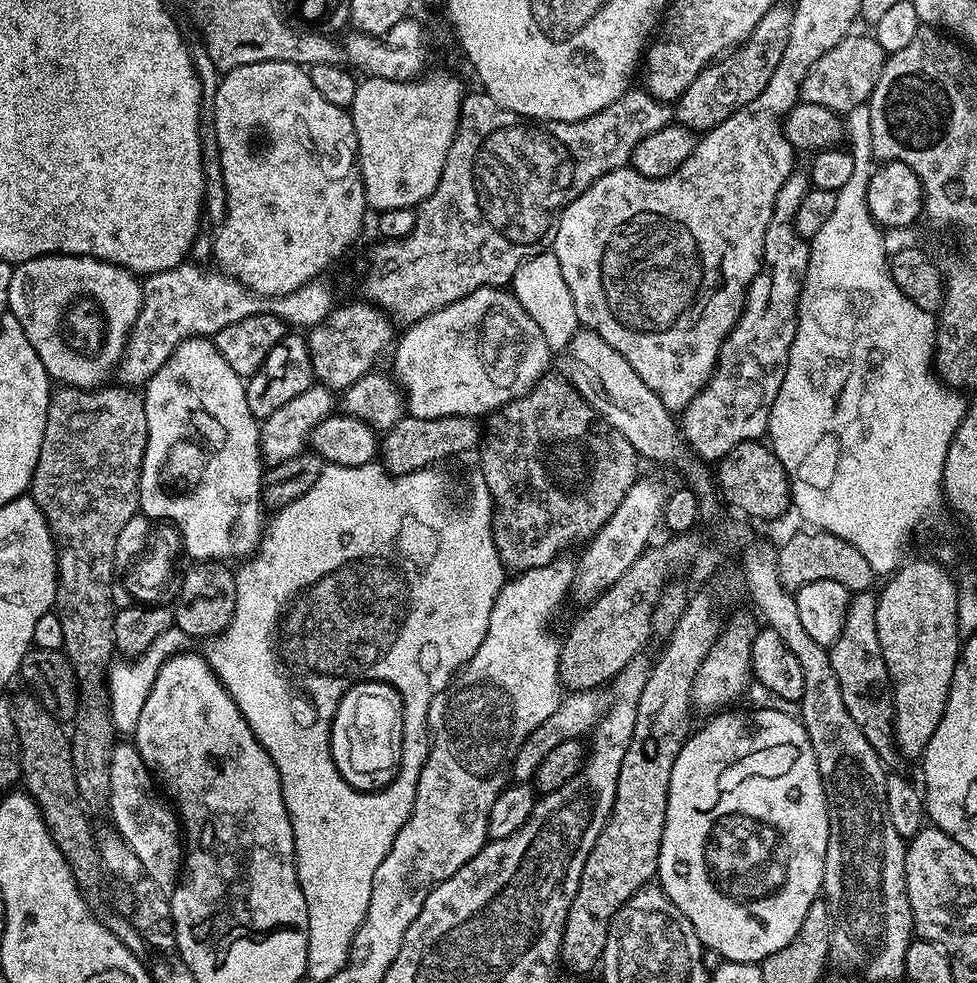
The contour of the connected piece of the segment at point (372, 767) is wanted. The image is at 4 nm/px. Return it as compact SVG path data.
M380 681L355 684L340 700L332 720L332 761L343 780L361 792L384 788L398 770L403 725L404 707L396 688Z

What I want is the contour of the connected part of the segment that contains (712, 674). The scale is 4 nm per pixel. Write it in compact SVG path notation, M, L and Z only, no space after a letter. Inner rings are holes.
M744 612L738 613L737 616L729 615L714 646L710 646L710 654L706 654L702 666L698 666L698 674L692 687L692 702L699 711L701 708L702 711L708 712L707 714L719 713L735 705L732 703L747 693L749 685L754 680L751 647L758 631L757 617L752 616L747 616Z

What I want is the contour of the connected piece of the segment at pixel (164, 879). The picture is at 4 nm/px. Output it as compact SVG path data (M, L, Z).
M117 742L110 754L108 808L116 823L113 824L114 831L126 842L126 846L130 846L130 850L134 850L150 882L154 882L158 890L171 894L176 889L182 871L182 828L152 771L146 762L142 762L142 754L138 754L135 743Z

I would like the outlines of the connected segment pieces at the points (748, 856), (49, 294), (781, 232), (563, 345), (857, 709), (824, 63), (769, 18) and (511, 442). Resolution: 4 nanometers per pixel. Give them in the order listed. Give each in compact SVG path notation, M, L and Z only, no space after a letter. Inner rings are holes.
M755 708L750 712L732 712L736 710L724 710L719 714L713 715L712 720L705 728L700 728L689 735L688 740L682 746L682 750L678 750L678 758L674 758L674 770L670 774L670 790L668 791L668 805L666 806L666 822L662 830L662 846L658 854L658 886L670 898L670 902L674 902L674 906L678 906L678 910L682 910L682 914L686 914L686 918L690 922L690 926L694 926L694 934L698 934L701 944L709 953L717 952L721 961L729 960L730 962L746 962L747 964L760 964L770 954L774 954L778 950L782 950L782 946L786 946L786 942L790 942L790 938L794 938L794 934L798 934L798 926L802 926L802 918L806 918L806 910L810 910L810 906L821 895L824 887L824 863L826 862L826 842L828 841L828 803L826 802L826 794L822 786L822 778L818 774L818 762L814 750L810 746L810 738L806 734L803 723L795 715L779 713L778 710Z
M57 254L54 256L39 256L13 267L10 286L8 287L8 312L14 318L18 318L18 322L22 322L22 330L26 330L26 338L30 338L30 346L34 346L38 358L42 358L42 366L46 366L48 375L53 381L63 382L73 388L95 390L107 385L109 383L108 375L111 377L115 373L116 366L120 363L124 353L128 336L132 333L133 326L136 325L143 297L144 290L137 273L128 272L122 266L111 264L105 260L96 260L93 256L61 256Z
M794 170L790 178L782 182L782 190L778 190L778 198L774 198L774 214L770 214L770 226L766 226L760 272L750 282L738 322L730 330L726 342L722 342L720 357L707 386L682 413L682 435L691 451L693 448L696 451L693 453L705 461L719 462L735 444L760 440L768 431L774 398L778 398L778 390L782 390L782 378L786 378L790 346L794 342L798 326L798 302L806 278L806 266L810 262L809 241L803 240L794 226L794 214L798 214L798 206L802 206L802 198L806 198L809 190L810 181L804 170Z
M545 250L538 255L528 257L515 271L510 281L510 290L518 298L522 308L530 314L534 322L538 323L538 328L542 330L547 344L553 351L565 351L572 341L573 334L579 331L580 323L557 256L551 250Z
M869 590L867 592L855 593L846 610L846 622L842 626L842 634L830 645L828 657L830 666L834 666L834 674L838 674L838 690L842 690L842 702L846 702L846 710L850 718L854 718L858 730L874 746L874 750L880 755L885 765L891 766L898 760L898 749L896 747L896 735L894 734L894 702L892 701L892 679L888 677L886 662L882 658L882 646L878 646L878 622L876 621L876 598L877 593Z
M856 35L845 36L842 42L838 42L838 46L834 46L834 50L826 50L826 54L822 54L822 58L810 66L800 87L801 101L828 107L830 111L839 114L846 114L859 104L867 104L884 69L886 53L876 41L875 35Z
M777 3L754 26L743 44L727 51L723 56L712 61L686 86L674 104L675 123L689 128L690 131L703 134L709 132L714 126L726 122L730 114L737 108L746 106L766 90L766 82L770 82L770 74L778 70L778 62L782 62L782 54L786 51L786 42L790 42L790 22L792 21L792 8Z
M545 374L525 396L519 396L517 400L511 400L509 404L504 404L492 412L487 417L486 435L478 449L479 475L486 482L488 493L492 499L492 537L505 569L511 570L513 573L546 566L561 554L567 553L564 551L571 544L576 544L579 540L581 542L591 540L596 535L596 531L608 521L610 514L614 514L614 510L618 510L618 502L622 502L622 498L626 498L626 490L630 490L630 486L638 479L638 471L636 472L638 457L634 446L630 446L630 442L626 442L626 438L622 438L622 434L618 434L618 430L614 430L603 418L597 416L596 411L584 401L584 397L572 387L565 377L563 380L560 376L552 375Z

